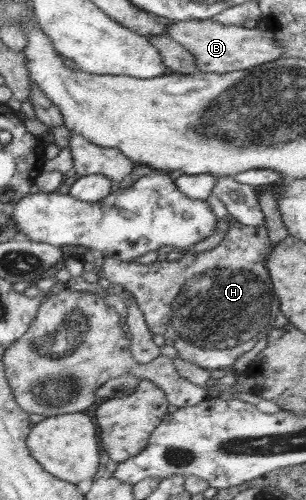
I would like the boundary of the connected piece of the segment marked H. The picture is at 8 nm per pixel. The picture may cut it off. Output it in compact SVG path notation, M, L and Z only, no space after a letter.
M230 216L230 219L226 220L230 223L228 233L216 247L213 247L208 251L197 254L187 253L180 259L174 261L169 261L167 259L164 261L156 260L148 265L133 261L123 262L105 256L104 263L101 266L103 269L103 276L106 277L106 279L110 280L113 284L123 286L125 291L127 290L131 295L134 295L136 305L138 305L138 309L142 311L142 315L144 315L145 322L152 335L158 334L164 336L166 339L172 339L175 342L174 347L178 350L178 355L182 360L209 371L233 367L238 358L252 350L260 339L267 337L272 331L276 316L280 313L280 300L278 300L278 296L274 293L274 286L272 285L272 280L270 279L268 268L266 267L266 259L268 259L268 255L270 255L270 251L272 251L272 243L270 242L270 239L268 239L266 227L264 225L258 227L247 226L236 221L232 216Z

